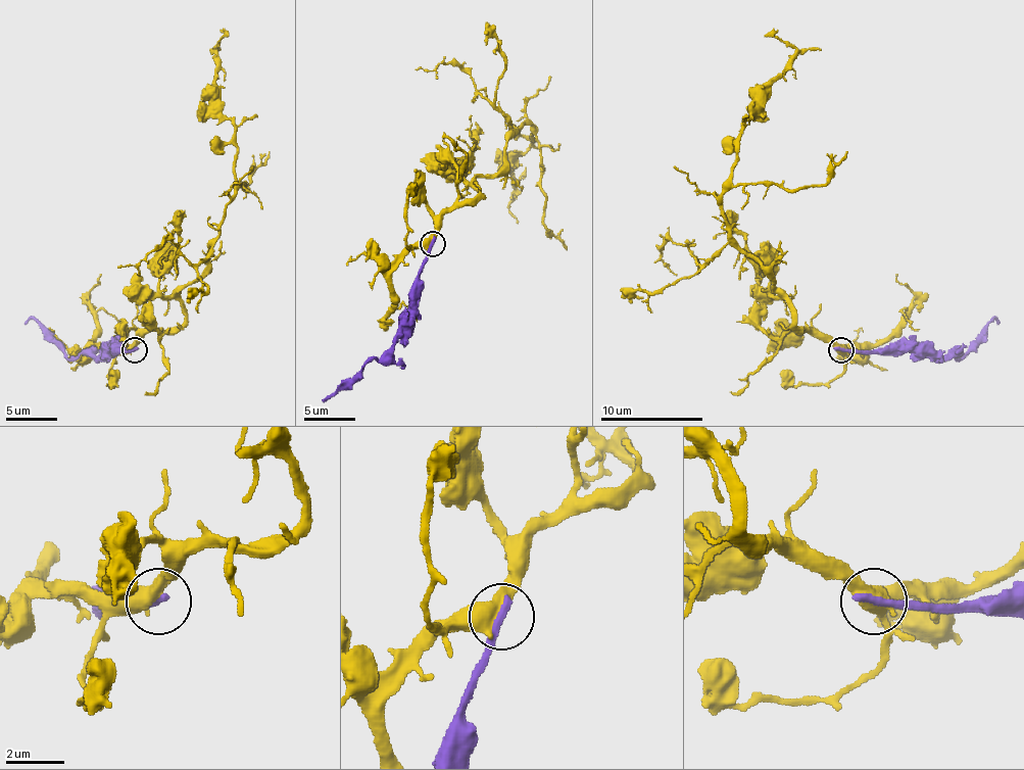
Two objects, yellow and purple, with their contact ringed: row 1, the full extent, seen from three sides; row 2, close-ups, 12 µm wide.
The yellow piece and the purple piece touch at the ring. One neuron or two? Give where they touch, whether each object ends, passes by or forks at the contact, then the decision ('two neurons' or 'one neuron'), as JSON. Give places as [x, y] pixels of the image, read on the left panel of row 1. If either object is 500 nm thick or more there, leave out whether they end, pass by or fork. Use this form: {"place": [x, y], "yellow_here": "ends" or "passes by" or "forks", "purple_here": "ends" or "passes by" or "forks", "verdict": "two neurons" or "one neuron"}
{"place": [135, 349], "verdict": "two neurons"}

